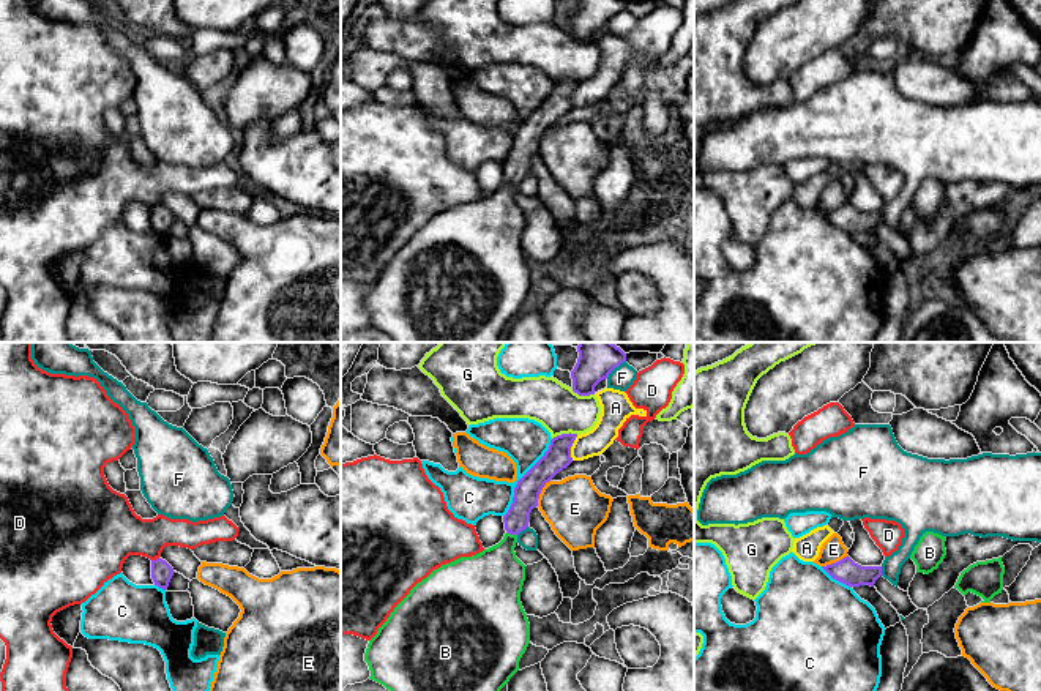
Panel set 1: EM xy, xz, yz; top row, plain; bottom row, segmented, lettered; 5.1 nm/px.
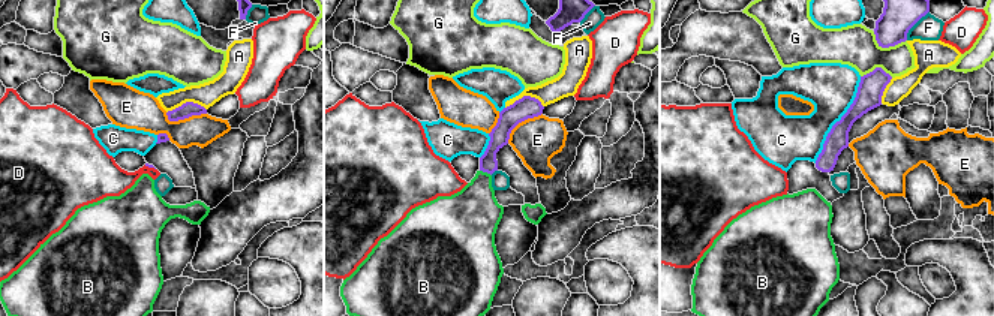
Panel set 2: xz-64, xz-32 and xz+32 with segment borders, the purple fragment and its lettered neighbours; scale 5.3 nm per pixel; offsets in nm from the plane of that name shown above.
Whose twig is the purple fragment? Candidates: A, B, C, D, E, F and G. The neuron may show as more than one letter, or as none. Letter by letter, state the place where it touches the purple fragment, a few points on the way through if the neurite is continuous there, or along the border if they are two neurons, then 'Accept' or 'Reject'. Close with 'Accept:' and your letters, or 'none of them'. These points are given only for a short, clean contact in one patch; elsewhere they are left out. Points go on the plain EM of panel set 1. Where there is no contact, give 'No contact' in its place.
A: Touches purple at xz (570, 95). Boundary: xz (578, 82), (571, 93), (571, 106). Reject
B: Touches purple at xz (511, 180). Path across: xz (527, 138), (511, 180), (494, 224). Accept
C: Touches purple at xz (521, 125). Reject
D: Touches purple at xy (156, 205). Boundary: xy (158, 204), (152, 207). Reject
E: Touches purple at xz (540, 139). Boundary: xz (551, 125), (543, 134), (537, 152). Reject
F: Touches purple at xz (615, 13). Reject
G: Touches purple at xz (565, 81). Reject
Accept: B

